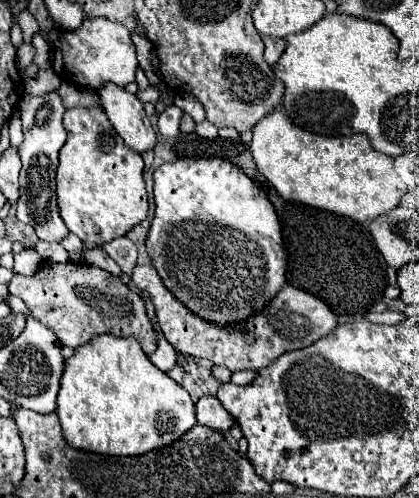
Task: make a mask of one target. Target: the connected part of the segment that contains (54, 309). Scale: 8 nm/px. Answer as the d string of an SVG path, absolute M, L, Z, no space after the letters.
M47 260L33 276L13 274L9 290L27 304L33 318L57 334L63 346L77 348L99 334L113 334L117 338L133 336L145 354L153 354L157 348L157 336L147 320L141 296L121 284L117 276L91 264L59 264Z

